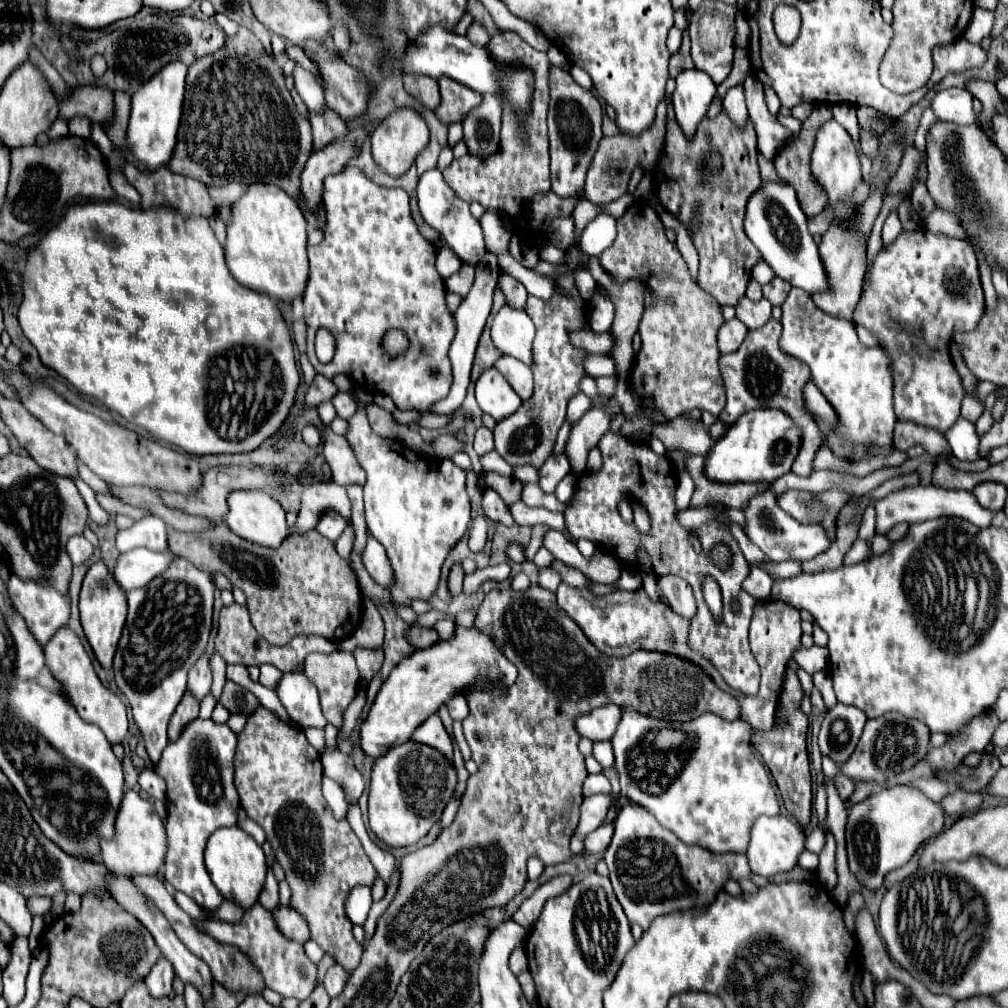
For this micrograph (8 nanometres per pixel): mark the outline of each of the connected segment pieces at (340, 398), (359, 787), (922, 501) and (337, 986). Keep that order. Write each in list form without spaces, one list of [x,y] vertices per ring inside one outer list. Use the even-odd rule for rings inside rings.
[[[339,392],[333,398],[333,406],[337,410],[337,416],[341,416],[345,420],[349,420],[357,412],[357,402],[355,402],[355,398],[349,392]]]
[[[331,752],[321,756],[323,762],[323,772],[333,778],[343,789],[347,803],[357,802],[367,786],[359,770],[353,766],[347,754],[343,752]]]
[[[913,486],[913,488],[903,488],[897,494],[891,494],[883,500],[877,500],[875,504],[875,532],[877,534],[887,534],[897,522],[923,522],[929,518],[961,518],[967,520],[971,524],[975,524],[977,528],[987,528],[991,526],[991,520],[995,518],[995,512],[983,508],[979,504],[979,500],[975,500],[973,492],[967,490],[947,490],[947,488],[939,488],[939,486]]]
[[[331,966],[327,970],[327,976],[325,976],[323,984],[325,984],[325,988],[327,988],[327,992],[329,992],[331,998],[335,998],[343,990],[345,980],[347,980],[347,972],[341,966]]]

